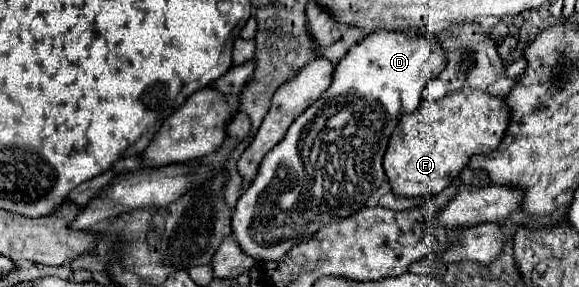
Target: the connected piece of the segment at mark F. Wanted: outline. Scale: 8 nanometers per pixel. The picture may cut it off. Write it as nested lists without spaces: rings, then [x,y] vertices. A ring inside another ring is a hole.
[[[460,89],[438,101],[422,101],[414,113],[402,115],[384,153],[384,173],[398,197],[438,195],[456,181],[472,155],[494,151],[510,121],[502,99],[476,89]]]

